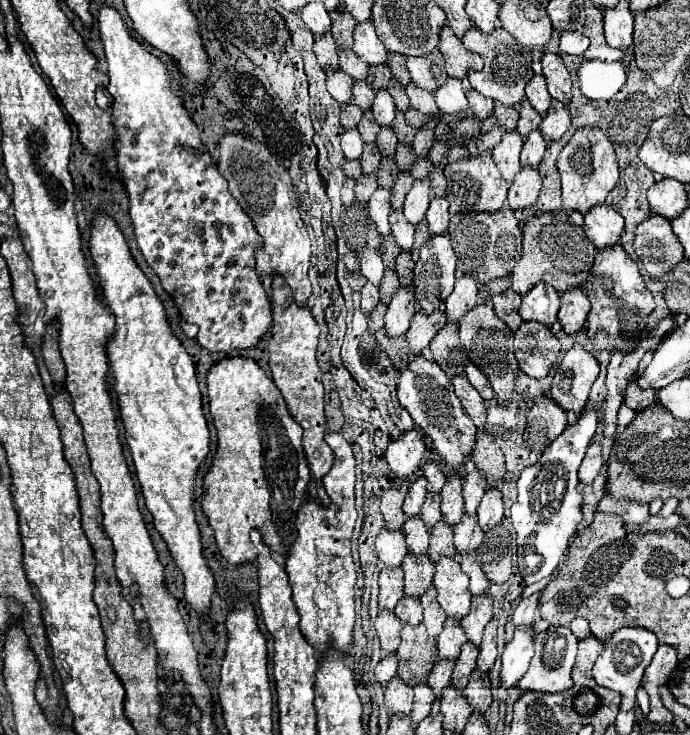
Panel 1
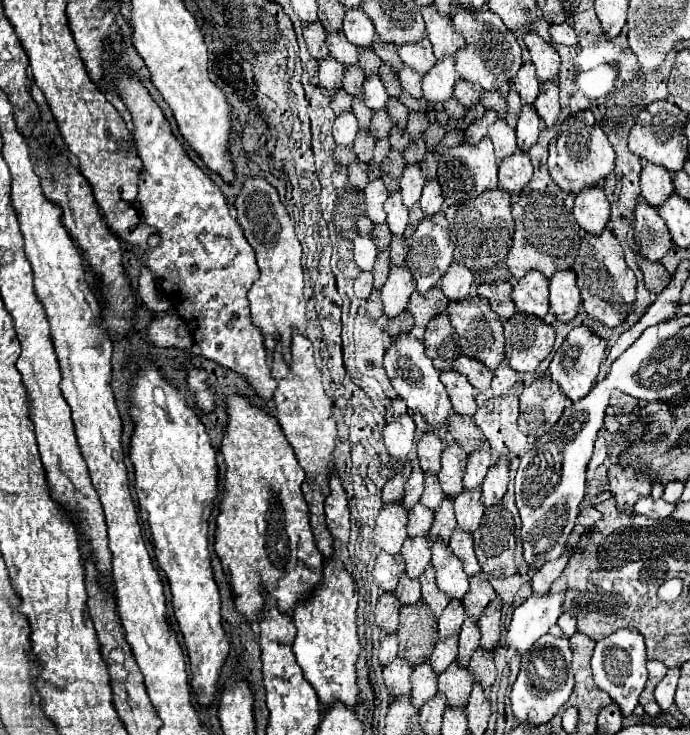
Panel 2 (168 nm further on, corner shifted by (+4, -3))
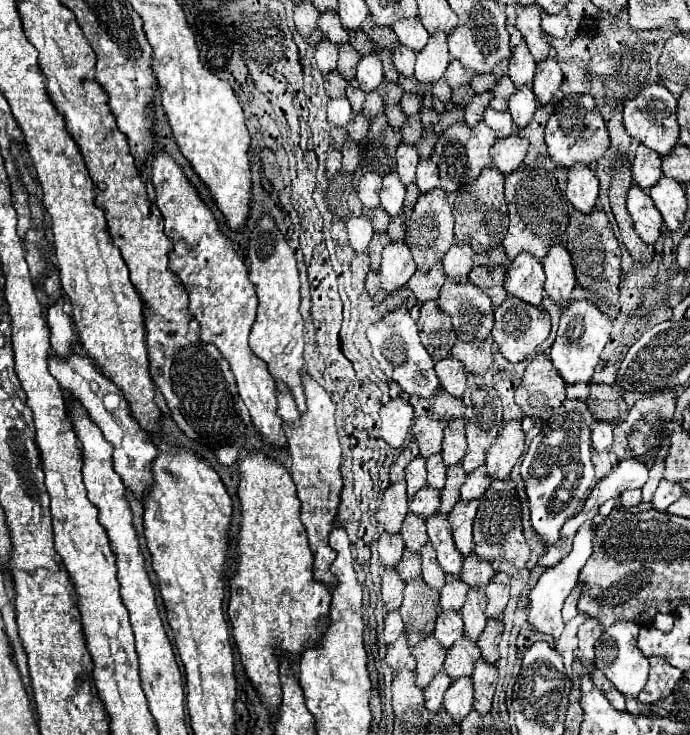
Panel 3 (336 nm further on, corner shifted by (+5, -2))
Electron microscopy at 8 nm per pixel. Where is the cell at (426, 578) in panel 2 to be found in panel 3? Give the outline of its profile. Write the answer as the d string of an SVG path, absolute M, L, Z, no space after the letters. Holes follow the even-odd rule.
M425 543L421 549L421 563L423 563L423 579L431 589L441 591L445 585L445 573L441 571L437 557L435 557L435 549L431 547L431 543Z

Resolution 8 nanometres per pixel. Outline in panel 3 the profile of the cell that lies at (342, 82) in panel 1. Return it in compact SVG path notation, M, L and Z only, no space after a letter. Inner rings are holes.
M323 39L321 43L315 45L315 59L317 59L317 65L321 69L323 75L331 73L337 69L337 45L333 45L331 41Z

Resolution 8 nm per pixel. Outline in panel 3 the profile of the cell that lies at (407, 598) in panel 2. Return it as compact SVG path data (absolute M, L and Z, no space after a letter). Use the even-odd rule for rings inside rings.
M405 551L403 559L399 561L399 565L395 569L397 569L401 581L407 583L407 581L411 581L411 579L415 579L415 577L421 575L421 557L417 553Z

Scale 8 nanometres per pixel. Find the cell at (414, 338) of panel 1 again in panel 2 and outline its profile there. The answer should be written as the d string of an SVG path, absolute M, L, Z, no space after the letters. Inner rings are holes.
M434 286L432 290L428 290L428 294L420 294L420 292L412 292L410 302L408 302L408 312L414 316L414 326L416 328L426 328L426 324L440 314L442 310L446 310L448 306L448 298L442 294L442 290L438 286Z

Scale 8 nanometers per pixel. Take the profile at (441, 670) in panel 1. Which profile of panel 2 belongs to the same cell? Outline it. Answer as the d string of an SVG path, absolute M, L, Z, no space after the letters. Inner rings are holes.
M446 636L446 638L438 638L434 652L430 656L430 664L432 668L440 674L448 668L450 662L454 662L458 656L458 638L456 636Z

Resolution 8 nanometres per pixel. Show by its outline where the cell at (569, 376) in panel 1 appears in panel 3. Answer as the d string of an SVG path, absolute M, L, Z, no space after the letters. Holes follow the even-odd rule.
M573 301L561 315L561 323L557 329L557 339L551 347L549 359L559 371L561 379L567 385L589 383L593 377L595 367L599 365L599 355L609 339L611 321L591 303L591 301Z

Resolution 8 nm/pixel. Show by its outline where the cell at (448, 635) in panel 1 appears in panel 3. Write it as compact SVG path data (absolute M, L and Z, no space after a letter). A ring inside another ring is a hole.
M447 577L447 583L441 593L441 611L461 611L467 597L467 587L461 583L461 579Z

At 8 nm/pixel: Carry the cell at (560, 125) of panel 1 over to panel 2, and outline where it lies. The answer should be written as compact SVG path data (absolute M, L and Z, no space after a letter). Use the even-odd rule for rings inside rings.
M542 82L540 84L540 94L534 102L536 112L544 120L546 126L554 126L558 112L560 112L560 102L558 102L558 84L556 82Z

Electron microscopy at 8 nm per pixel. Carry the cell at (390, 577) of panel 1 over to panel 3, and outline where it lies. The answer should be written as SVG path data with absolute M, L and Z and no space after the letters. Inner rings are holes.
M383 533L379 537L379 545L377 545L377 551L379 551L379 565L383 567L397 567L399 559L403 557L403 539L399 539L397 535L389 535L389 533Z

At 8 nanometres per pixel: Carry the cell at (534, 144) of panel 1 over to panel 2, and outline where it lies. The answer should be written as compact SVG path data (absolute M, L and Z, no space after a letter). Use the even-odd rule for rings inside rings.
M524 104L520 114L518 114L518 124L516 124L516 136L518 136L518 148L526 150L536 142L540 134L540 118L534 110L534 106Z

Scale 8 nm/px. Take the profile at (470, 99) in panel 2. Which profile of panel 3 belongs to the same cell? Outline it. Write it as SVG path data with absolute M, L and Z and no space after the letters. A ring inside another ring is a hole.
M451 61L447 71L445 71L445 79L451 85L451 89L459 89L459 87L467 87L471 83L471 77L475 75L475 71L463 67L459 61Z

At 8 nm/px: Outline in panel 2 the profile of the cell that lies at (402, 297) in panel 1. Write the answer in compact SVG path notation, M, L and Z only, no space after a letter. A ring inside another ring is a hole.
M390 264L388 280L380 288L380 296L384 302L384 314L390 320L396 318L406 308L408 298L414 292L414 288L416 288L416 282L414 282L410 270L404 264L402 266Z

